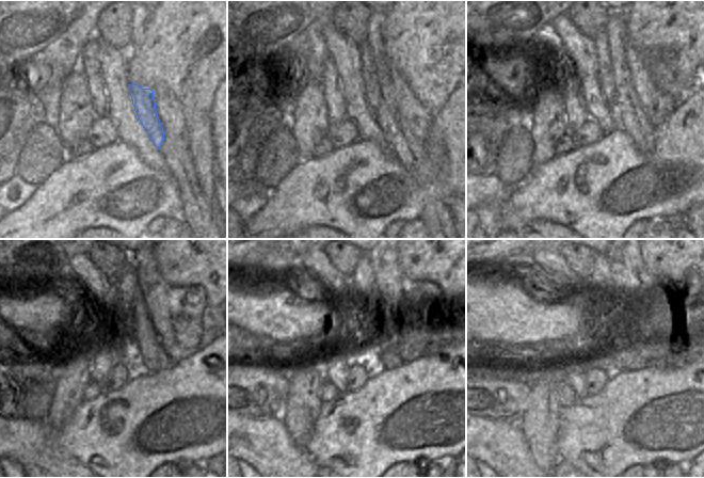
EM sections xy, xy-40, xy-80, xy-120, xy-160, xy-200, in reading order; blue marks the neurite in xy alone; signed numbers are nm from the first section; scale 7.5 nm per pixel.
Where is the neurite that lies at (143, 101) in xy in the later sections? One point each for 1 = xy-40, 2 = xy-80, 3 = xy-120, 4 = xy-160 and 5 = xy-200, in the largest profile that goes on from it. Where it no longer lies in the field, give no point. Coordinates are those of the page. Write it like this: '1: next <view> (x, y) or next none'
1: next xy-40 (373, 94)
2: next xy-80 (605, 72)
3: next xy-120 (126, 285)
4: next xy-160 (363, 280)
5: next xy-200 (600, 280)

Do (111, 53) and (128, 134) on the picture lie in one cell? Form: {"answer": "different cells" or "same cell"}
{"answer": "same cell"}

